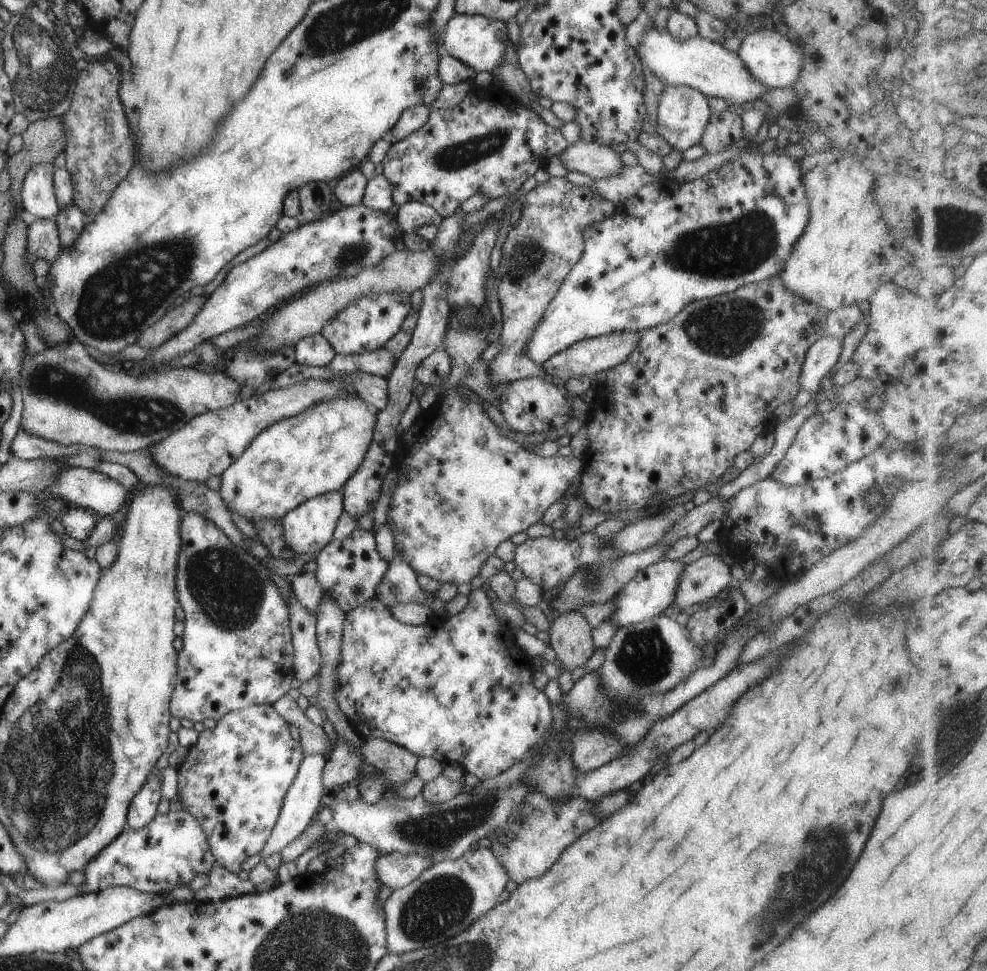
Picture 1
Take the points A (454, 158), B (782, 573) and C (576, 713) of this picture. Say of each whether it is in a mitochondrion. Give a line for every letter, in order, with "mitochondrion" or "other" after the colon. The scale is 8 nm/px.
A: mitochondrion
B: other
C: mitochondrion

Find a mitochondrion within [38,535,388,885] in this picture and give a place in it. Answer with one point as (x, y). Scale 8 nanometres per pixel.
(230, 590)

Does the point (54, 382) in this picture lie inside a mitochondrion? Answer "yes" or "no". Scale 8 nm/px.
yes

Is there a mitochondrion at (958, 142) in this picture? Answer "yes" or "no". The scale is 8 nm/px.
no

